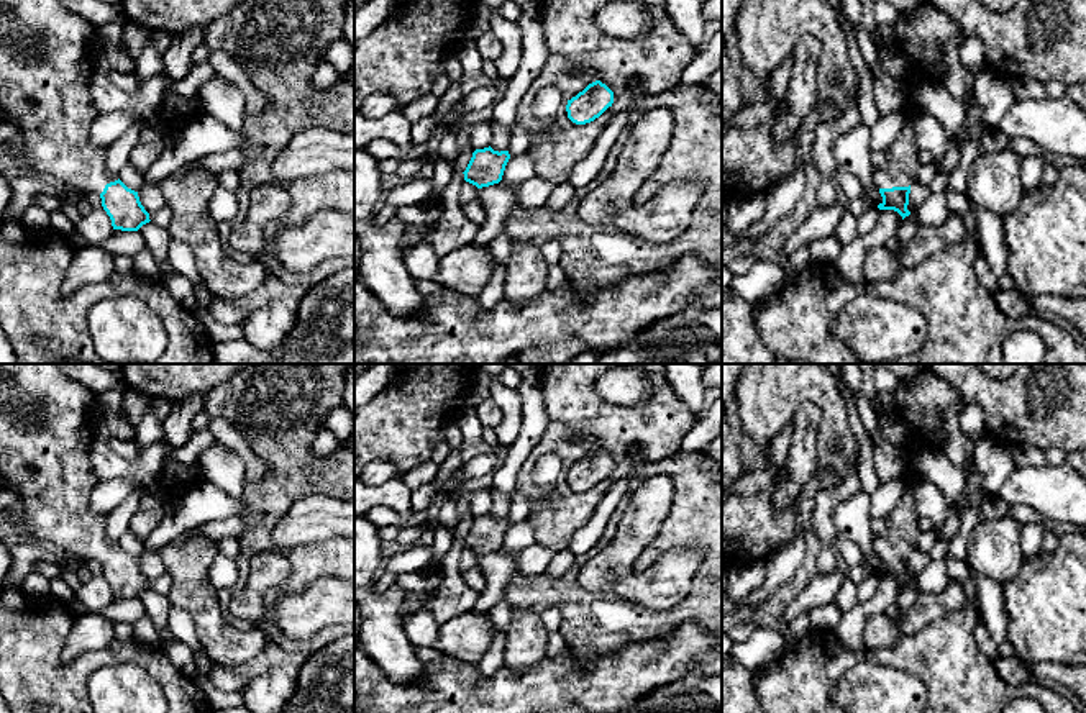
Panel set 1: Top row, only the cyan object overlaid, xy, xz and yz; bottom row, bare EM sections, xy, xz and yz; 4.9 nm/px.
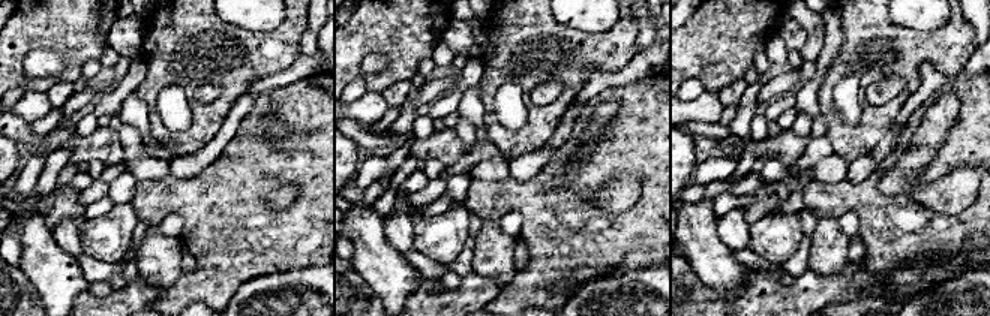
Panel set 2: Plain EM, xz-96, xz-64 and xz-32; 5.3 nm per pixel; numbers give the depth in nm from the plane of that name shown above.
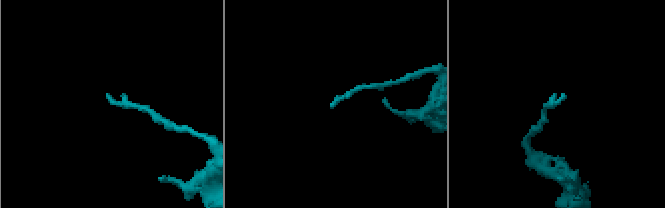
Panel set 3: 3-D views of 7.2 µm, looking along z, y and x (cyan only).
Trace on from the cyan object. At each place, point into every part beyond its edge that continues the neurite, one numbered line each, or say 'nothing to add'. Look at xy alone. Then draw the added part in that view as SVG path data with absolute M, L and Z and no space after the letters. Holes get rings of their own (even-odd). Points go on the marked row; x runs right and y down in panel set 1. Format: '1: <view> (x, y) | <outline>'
1: xy (45, 58) | M0 0L0 123L15 123L21 131L21 146L18 157L26 166L28 174L49 174L66 184L66 188L100 195L107 184L118 180L118 175L105 166L105 149L90 144L90 126L98 116L89 92L89 82L94 70L90 61L89 39L94 33L94 23L77 13L64 8L59 0Z

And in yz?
1: yz (899, 171) | M909 100L902 108L904 126L888 149L888 164L873 172L878 188L909 187L915 180L919 148L915 146L914 120L922 111Z

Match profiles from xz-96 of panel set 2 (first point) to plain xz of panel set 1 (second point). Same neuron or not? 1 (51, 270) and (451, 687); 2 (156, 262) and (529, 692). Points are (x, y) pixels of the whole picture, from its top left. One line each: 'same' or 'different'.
1: different
2: different

